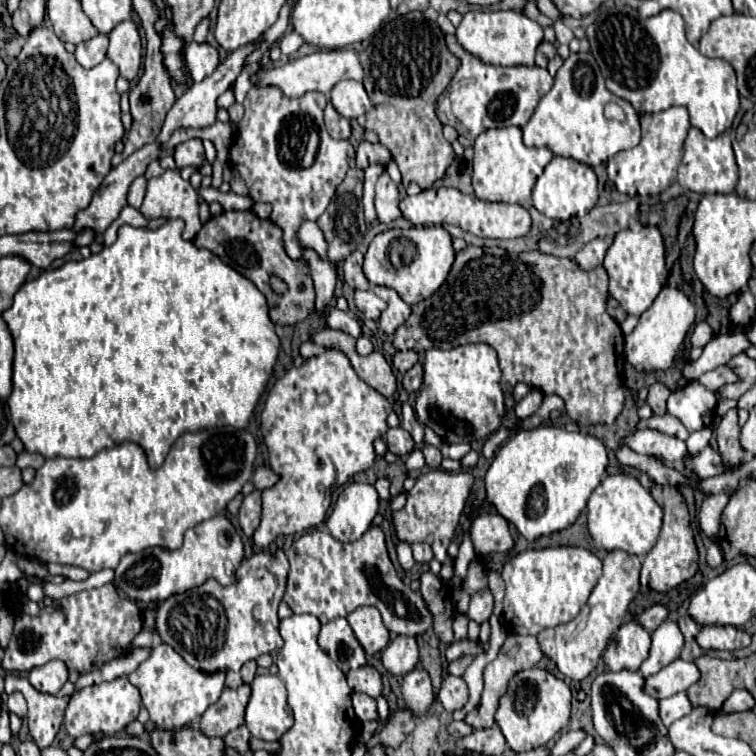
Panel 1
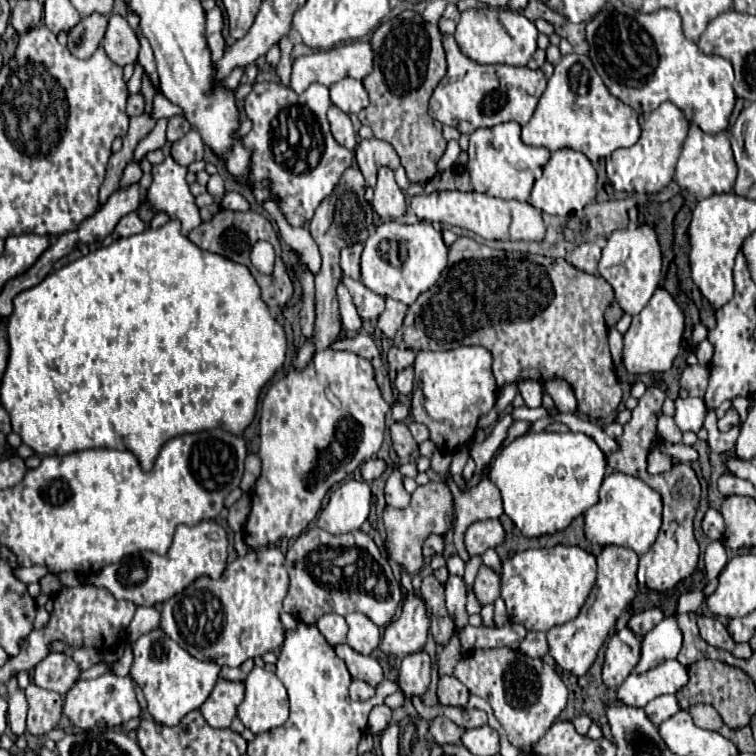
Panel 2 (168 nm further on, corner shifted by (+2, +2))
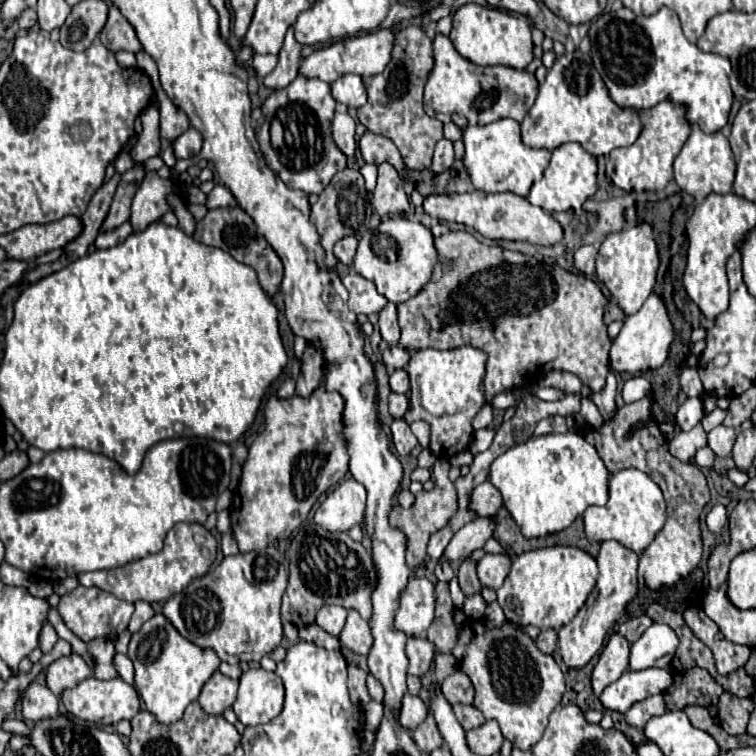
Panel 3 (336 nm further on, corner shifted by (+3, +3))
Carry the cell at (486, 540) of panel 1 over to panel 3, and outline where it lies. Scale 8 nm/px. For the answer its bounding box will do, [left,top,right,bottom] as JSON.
[445,518,495,560]

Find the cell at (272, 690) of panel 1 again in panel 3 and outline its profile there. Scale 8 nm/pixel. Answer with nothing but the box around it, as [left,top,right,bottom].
[233,668,283,726]

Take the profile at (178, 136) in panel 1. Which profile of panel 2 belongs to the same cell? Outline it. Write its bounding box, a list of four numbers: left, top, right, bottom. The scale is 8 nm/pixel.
[166,115,192,143]

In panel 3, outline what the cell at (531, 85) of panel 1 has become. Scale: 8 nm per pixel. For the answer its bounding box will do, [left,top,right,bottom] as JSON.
[425,34,539,128]

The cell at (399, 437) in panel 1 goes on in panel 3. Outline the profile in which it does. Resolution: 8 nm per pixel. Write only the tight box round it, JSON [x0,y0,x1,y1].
[391,420,417,456]

